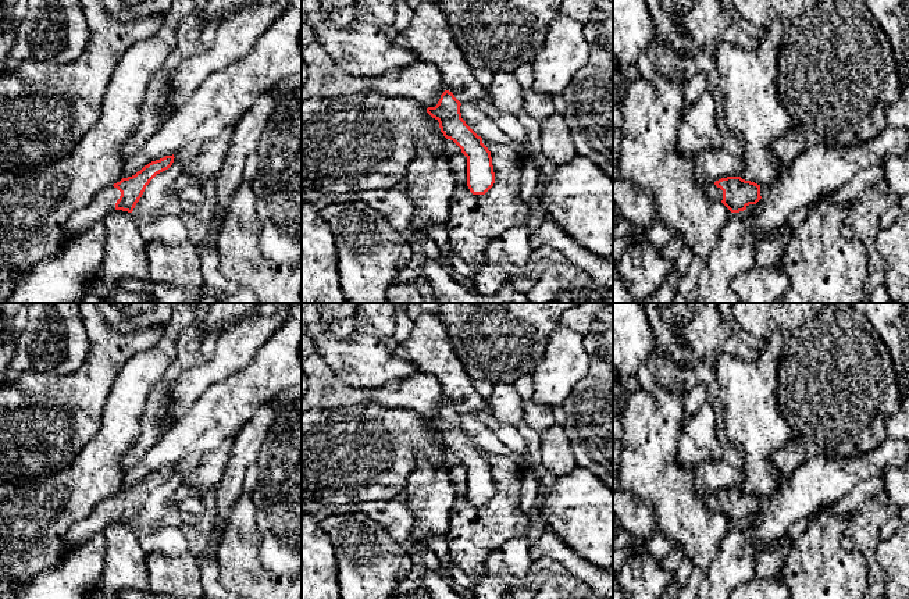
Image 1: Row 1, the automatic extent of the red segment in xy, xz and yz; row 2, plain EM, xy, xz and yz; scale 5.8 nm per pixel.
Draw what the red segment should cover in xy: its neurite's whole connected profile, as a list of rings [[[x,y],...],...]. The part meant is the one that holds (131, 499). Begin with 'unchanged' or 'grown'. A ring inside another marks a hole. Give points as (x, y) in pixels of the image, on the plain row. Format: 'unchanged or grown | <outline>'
grown | [[[172,466],[152,473],[135,486],[122,489],[113,498],[107,498],[96,504],[85,518],[76,521],[69,528],[65,539],[67,548],[61,552],[56,567],[63,564],[72,549],[85,543],[95,534],[103,532],[110,523],[122,521],[132,524],[150,492],[157,485],[168,481],[172,477],[174,470]]]

